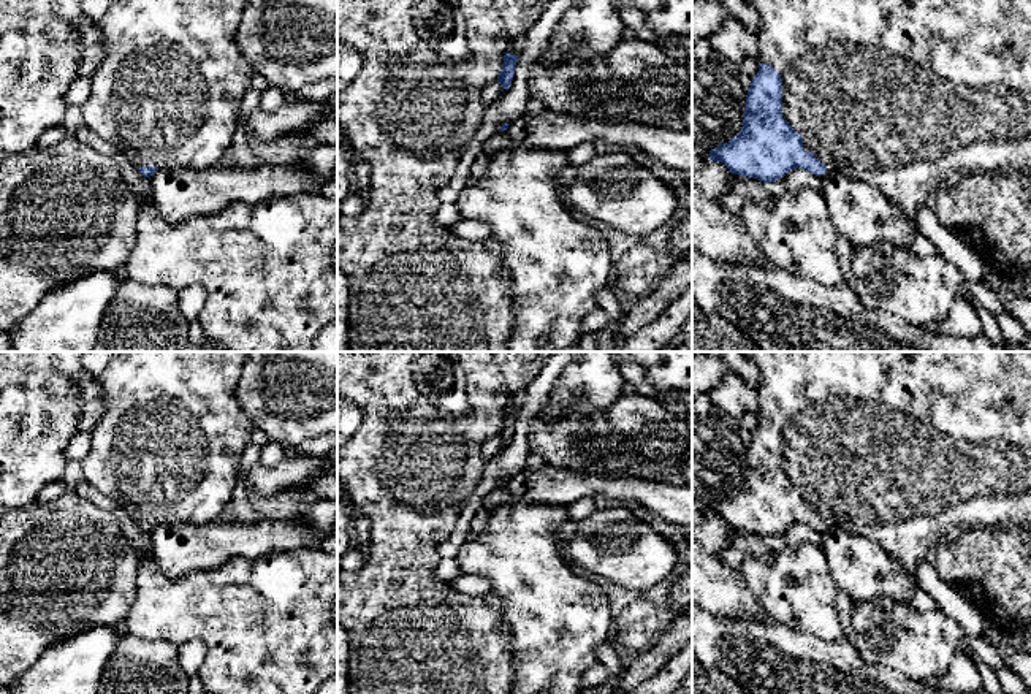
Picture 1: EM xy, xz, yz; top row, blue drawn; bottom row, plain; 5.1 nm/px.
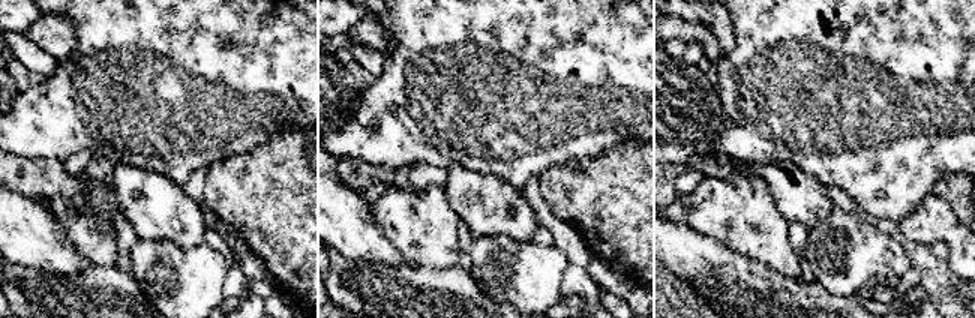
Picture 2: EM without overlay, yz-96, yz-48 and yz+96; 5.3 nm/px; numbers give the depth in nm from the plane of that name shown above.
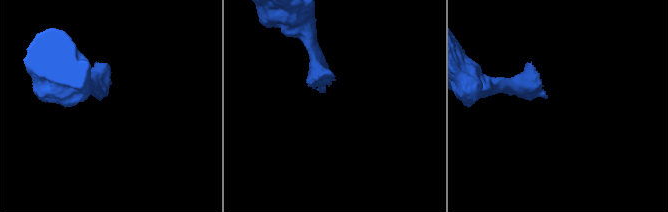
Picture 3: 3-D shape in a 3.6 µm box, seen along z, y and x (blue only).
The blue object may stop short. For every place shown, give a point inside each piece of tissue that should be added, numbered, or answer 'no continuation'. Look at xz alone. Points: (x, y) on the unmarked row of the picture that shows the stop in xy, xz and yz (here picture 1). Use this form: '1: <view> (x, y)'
no continuation

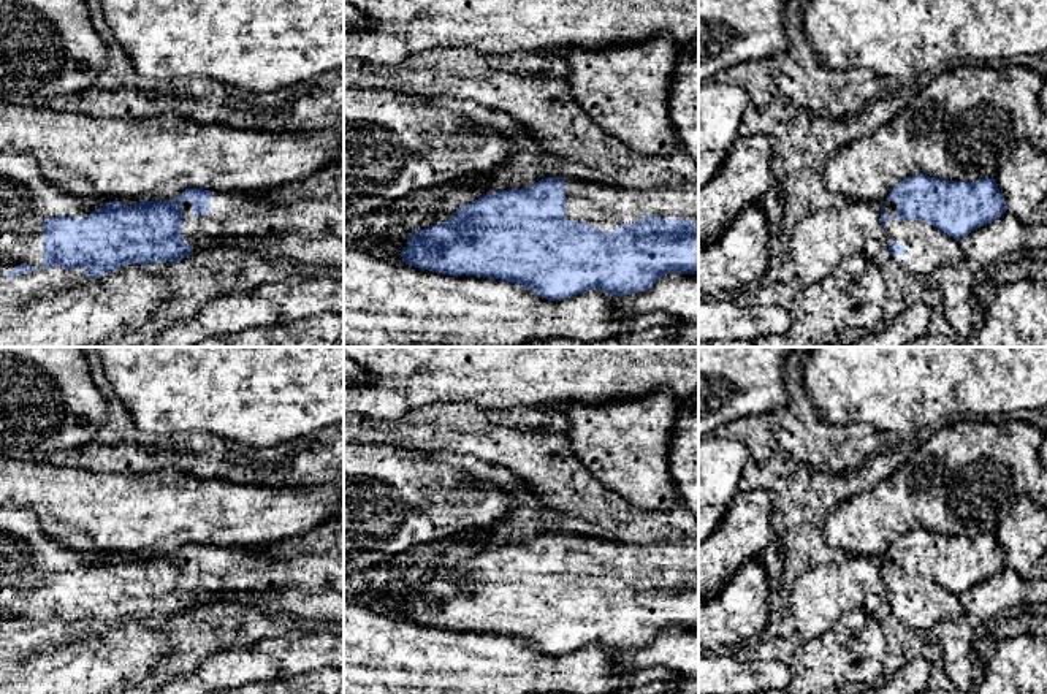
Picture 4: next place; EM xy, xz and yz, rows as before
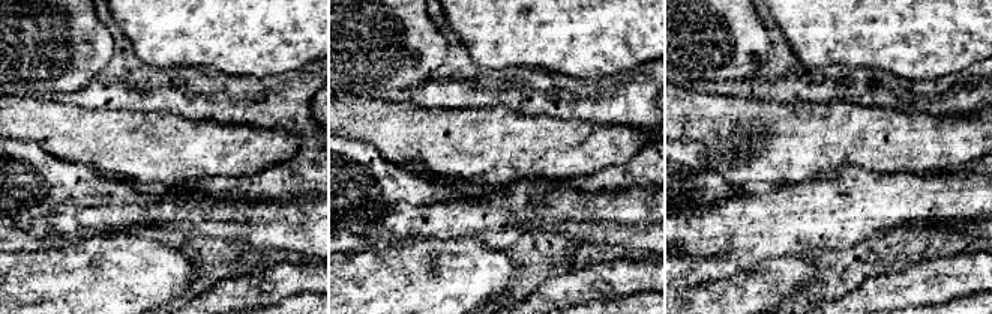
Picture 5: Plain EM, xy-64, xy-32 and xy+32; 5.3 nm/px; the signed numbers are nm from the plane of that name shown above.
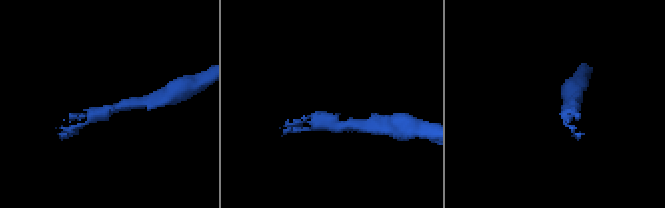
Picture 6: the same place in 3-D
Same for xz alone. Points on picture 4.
1: xz (604, 561)

